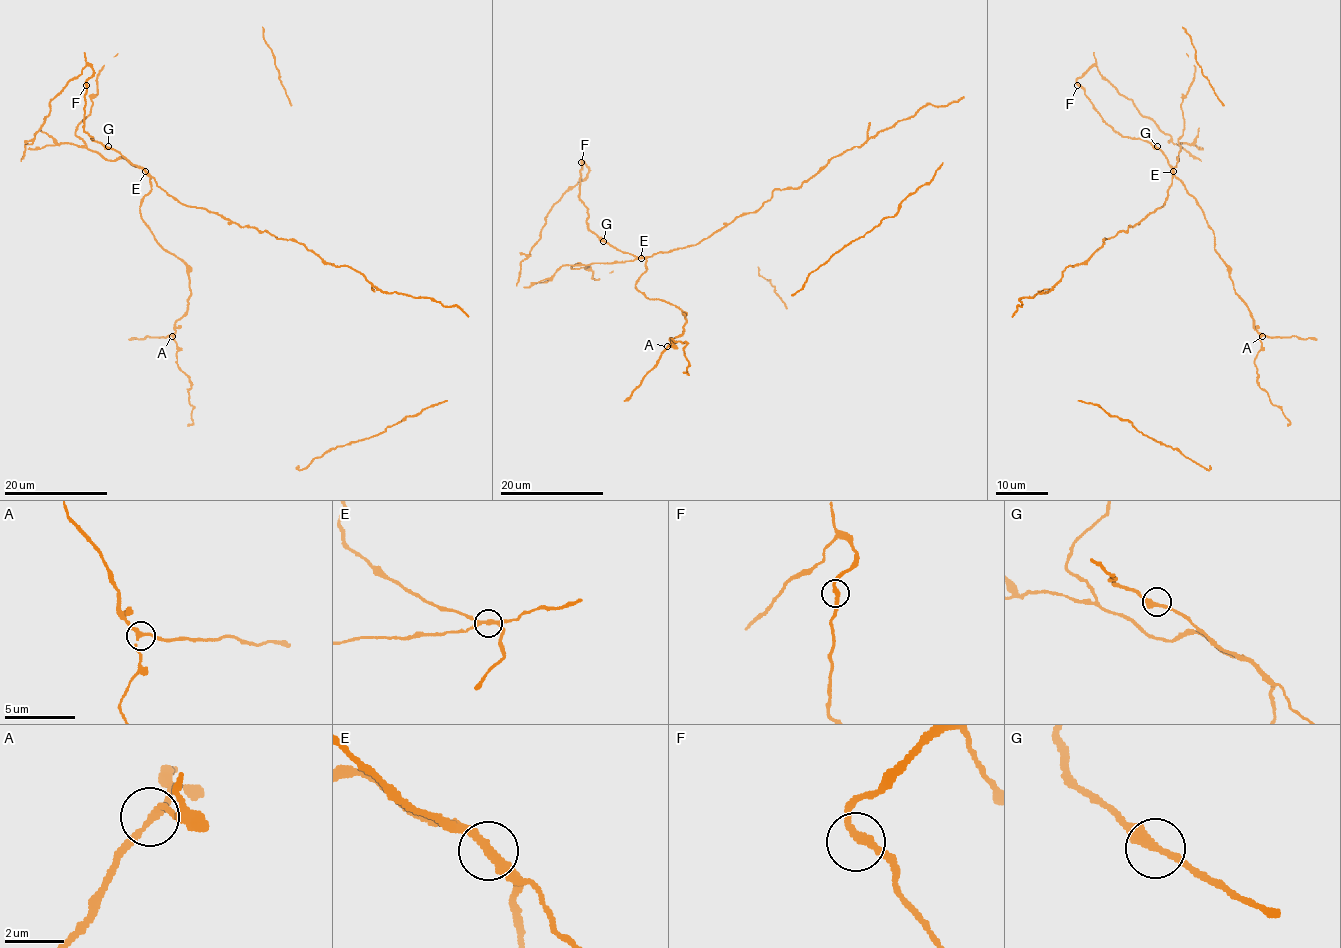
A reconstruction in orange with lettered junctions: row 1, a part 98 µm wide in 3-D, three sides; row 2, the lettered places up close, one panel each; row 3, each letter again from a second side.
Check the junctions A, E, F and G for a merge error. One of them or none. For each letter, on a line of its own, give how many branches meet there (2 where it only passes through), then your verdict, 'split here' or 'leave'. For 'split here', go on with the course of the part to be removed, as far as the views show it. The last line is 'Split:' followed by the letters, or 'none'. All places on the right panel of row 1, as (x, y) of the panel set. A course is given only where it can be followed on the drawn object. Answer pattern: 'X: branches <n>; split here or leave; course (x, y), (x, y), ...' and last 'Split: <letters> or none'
A: branches 3; leave
E: branches 3; split here
F: branches 2; leave
G: branches 2; leave
Split: E

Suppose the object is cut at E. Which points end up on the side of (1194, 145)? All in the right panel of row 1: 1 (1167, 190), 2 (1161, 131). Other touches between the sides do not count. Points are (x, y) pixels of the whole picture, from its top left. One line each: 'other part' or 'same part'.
1: same part
2: other part

